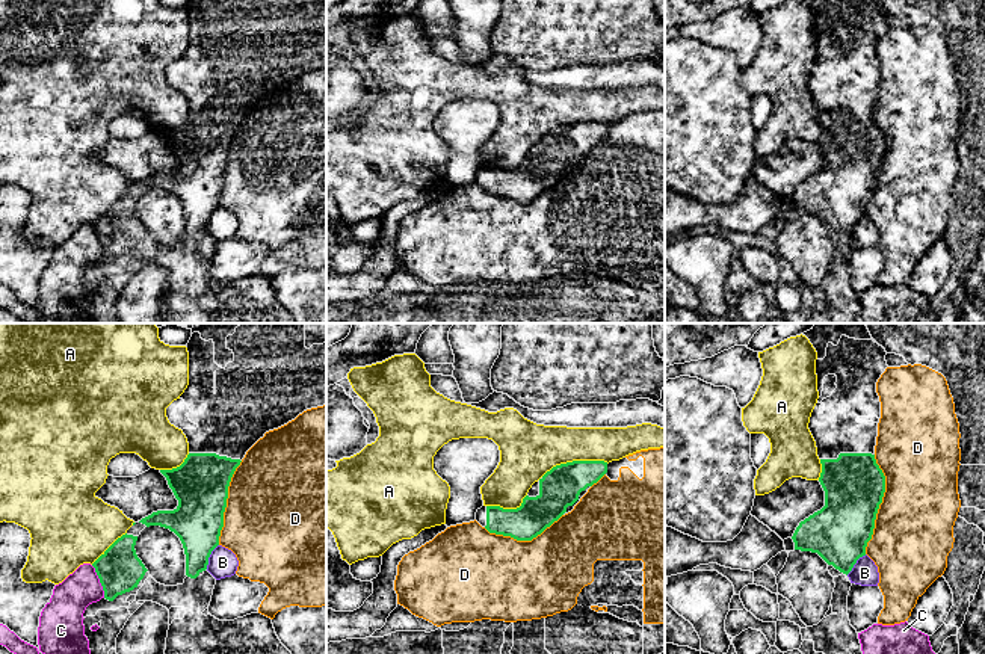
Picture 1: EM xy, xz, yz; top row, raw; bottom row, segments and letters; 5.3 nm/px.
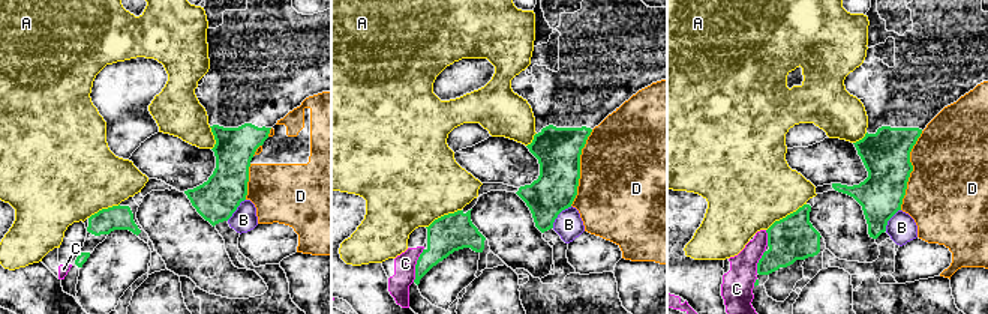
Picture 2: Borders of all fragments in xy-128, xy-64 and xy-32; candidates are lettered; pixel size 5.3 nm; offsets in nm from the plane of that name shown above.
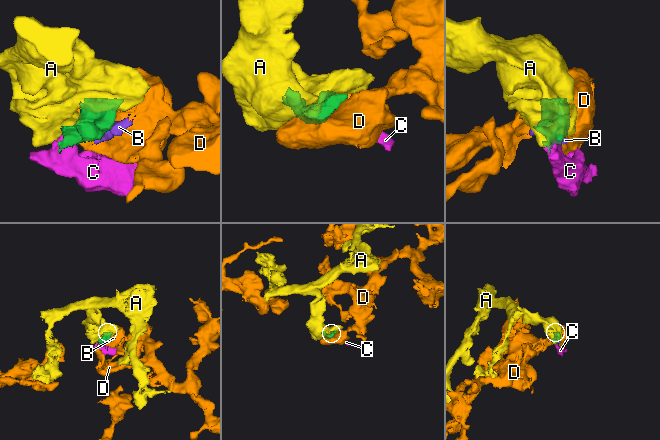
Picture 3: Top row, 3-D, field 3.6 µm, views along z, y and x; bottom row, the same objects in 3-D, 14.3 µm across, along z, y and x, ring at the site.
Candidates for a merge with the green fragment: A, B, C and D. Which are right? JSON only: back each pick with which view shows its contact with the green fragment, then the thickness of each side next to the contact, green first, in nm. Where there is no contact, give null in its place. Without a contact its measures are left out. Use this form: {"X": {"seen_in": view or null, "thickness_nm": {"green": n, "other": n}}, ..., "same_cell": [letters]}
{"same_cell": []}

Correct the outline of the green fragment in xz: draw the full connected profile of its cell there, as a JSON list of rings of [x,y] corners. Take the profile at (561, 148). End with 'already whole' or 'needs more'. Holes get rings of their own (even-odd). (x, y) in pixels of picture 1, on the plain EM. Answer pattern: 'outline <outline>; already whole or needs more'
outline [[[573,122],[547,133],[517,171],[482,168],[476,183],[489,195],[532,202],[571,174],[588,151],[607,134],[604,122]]]; needs more

